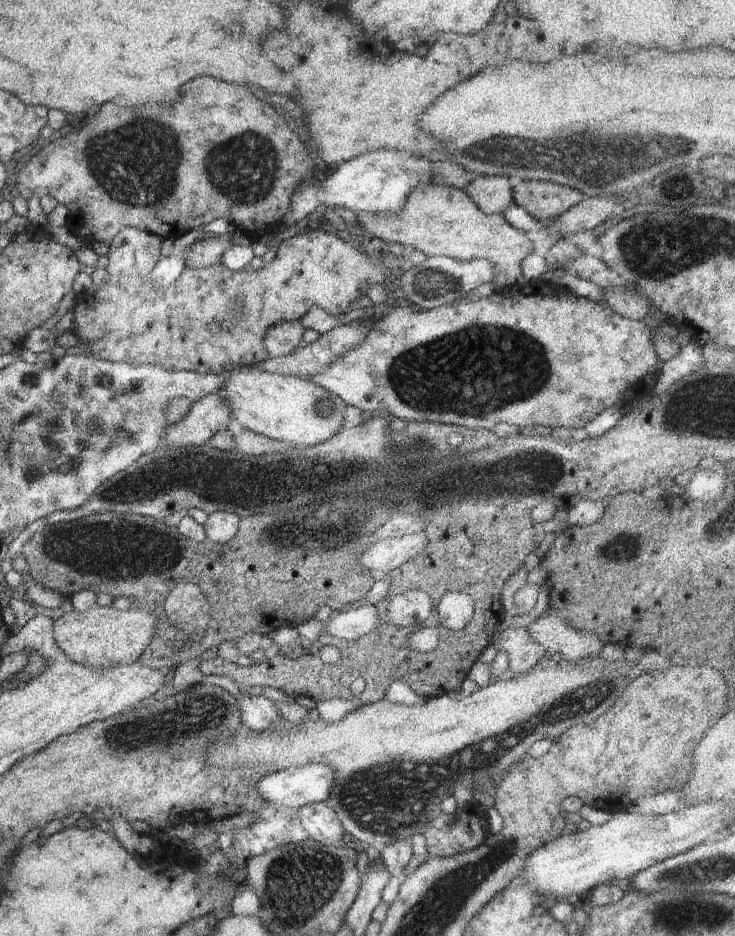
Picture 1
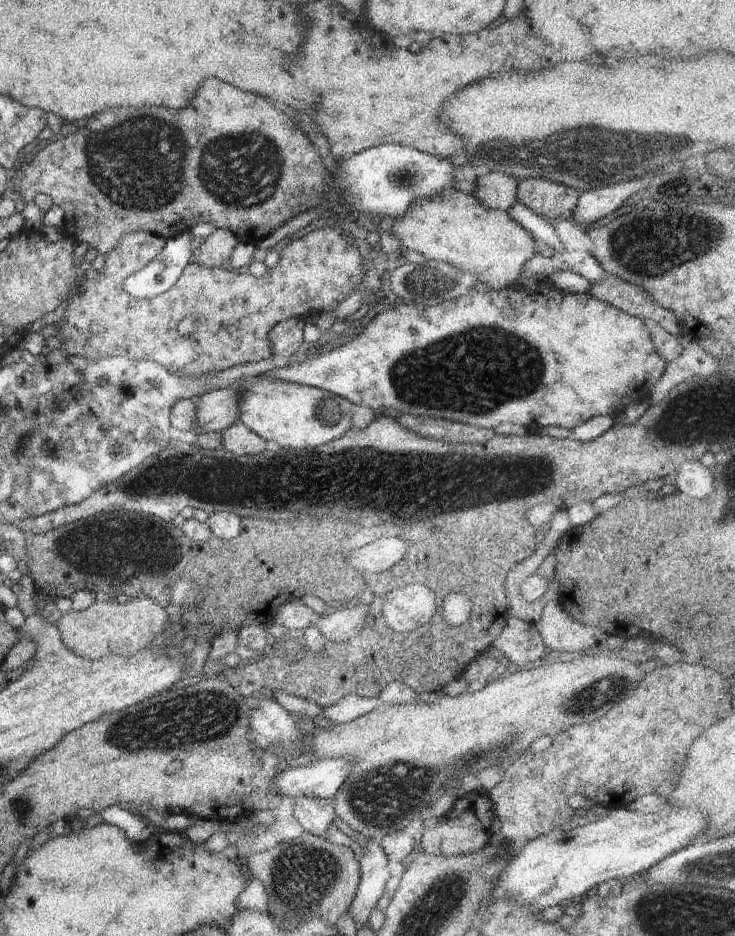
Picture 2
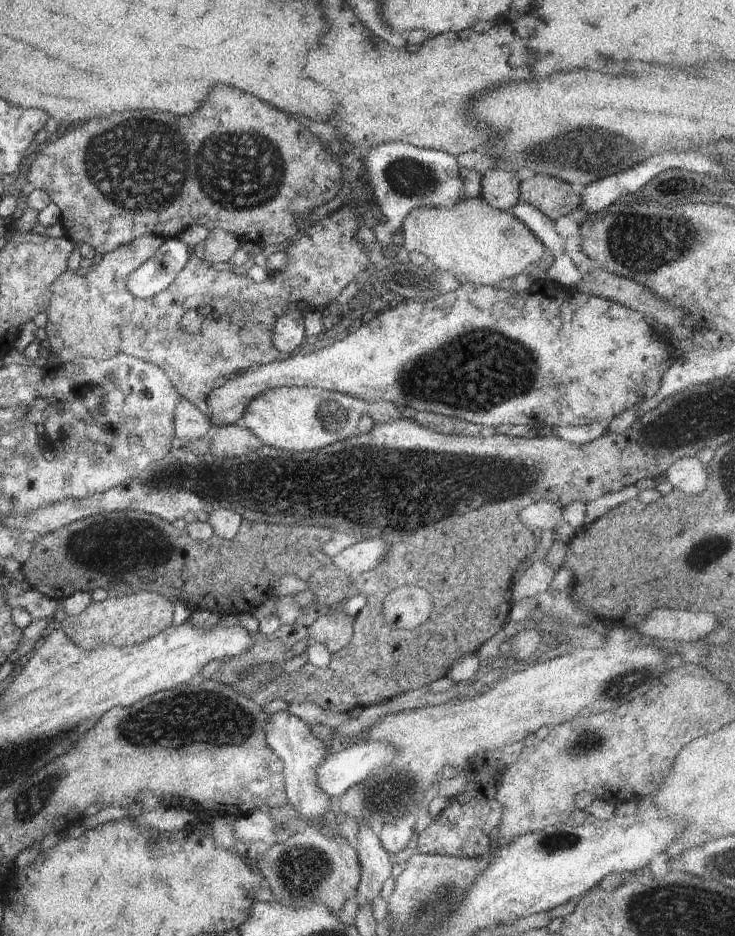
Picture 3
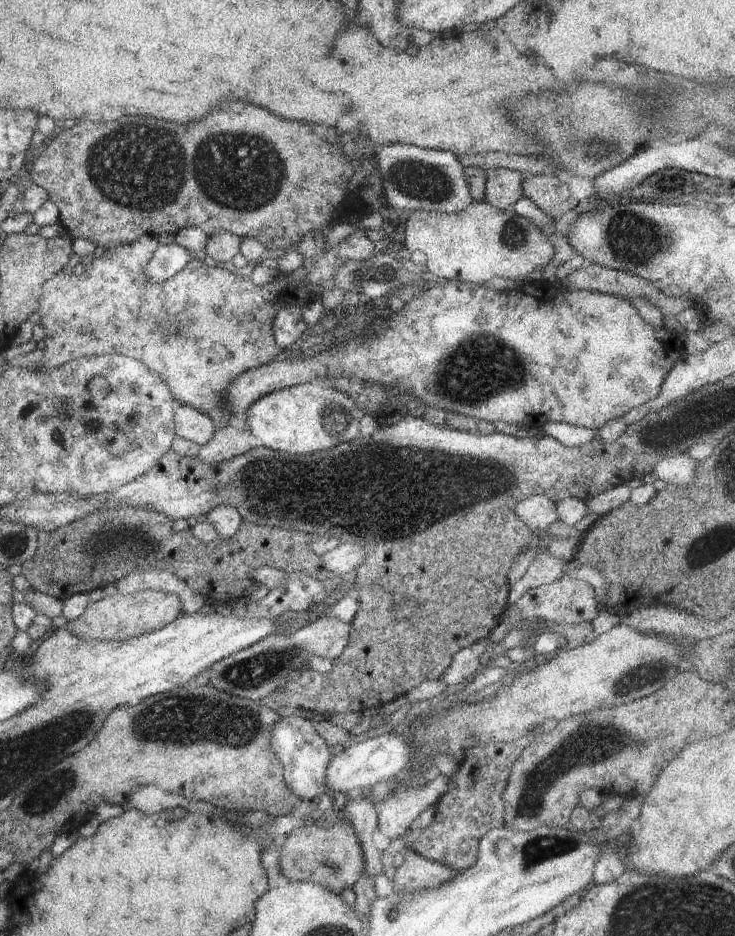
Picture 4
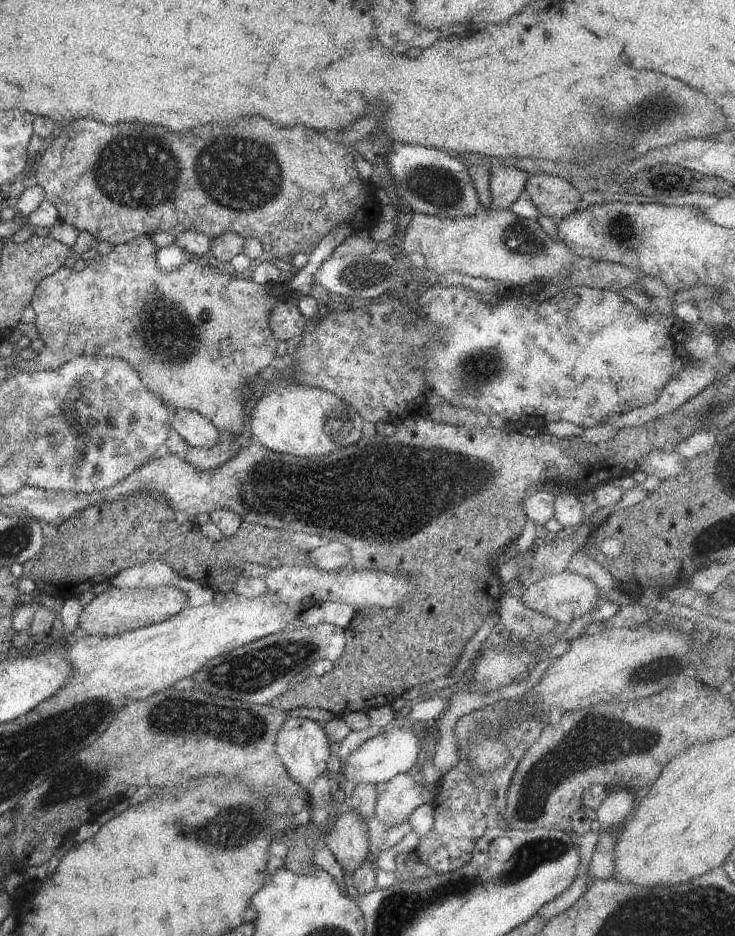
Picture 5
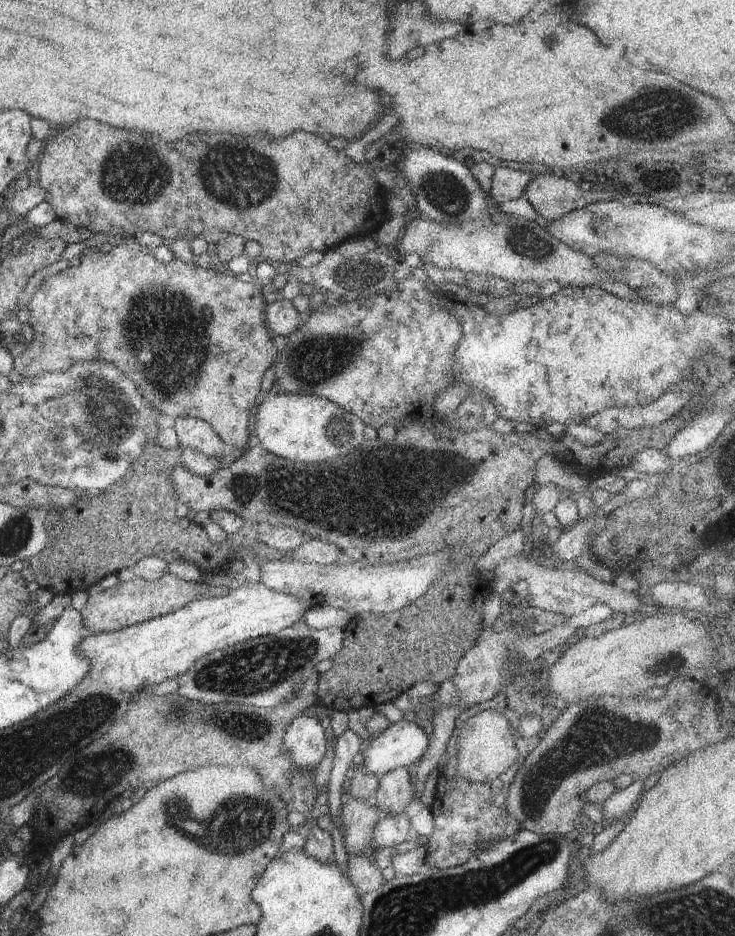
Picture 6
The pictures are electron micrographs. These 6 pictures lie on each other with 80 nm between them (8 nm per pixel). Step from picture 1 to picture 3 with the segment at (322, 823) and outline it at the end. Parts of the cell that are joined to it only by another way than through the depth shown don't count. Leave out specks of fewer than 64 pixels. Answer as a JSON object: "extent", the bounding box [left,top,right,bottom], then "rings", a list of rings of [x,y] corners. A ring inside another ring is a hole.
{"extent":[263,711,330,824],"rings":[[[277,711],[268,715],[263,724],[263,733],[267,746],[284,761],[283,776],[288,806],[294,808],[300,818],[308,820],[310,824],[321,824],[323,817],[326,818],[329,814],[330,797],[315,785],[315,768],[326,758],[326,744],[311,734],[310,726],[288,711]]]}

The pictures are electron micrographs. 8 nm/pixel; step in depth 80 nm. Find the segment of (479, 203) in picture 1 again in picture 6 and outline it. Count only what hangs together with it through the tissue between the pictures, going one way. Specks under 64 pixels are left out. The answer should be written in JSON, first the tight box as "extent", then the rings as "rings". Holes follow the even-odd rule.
{"extent":[489,167,532,205],"rings":[[[495,167],[489,194],[496,205],[524,196],[532,174],[509,167]]]}

